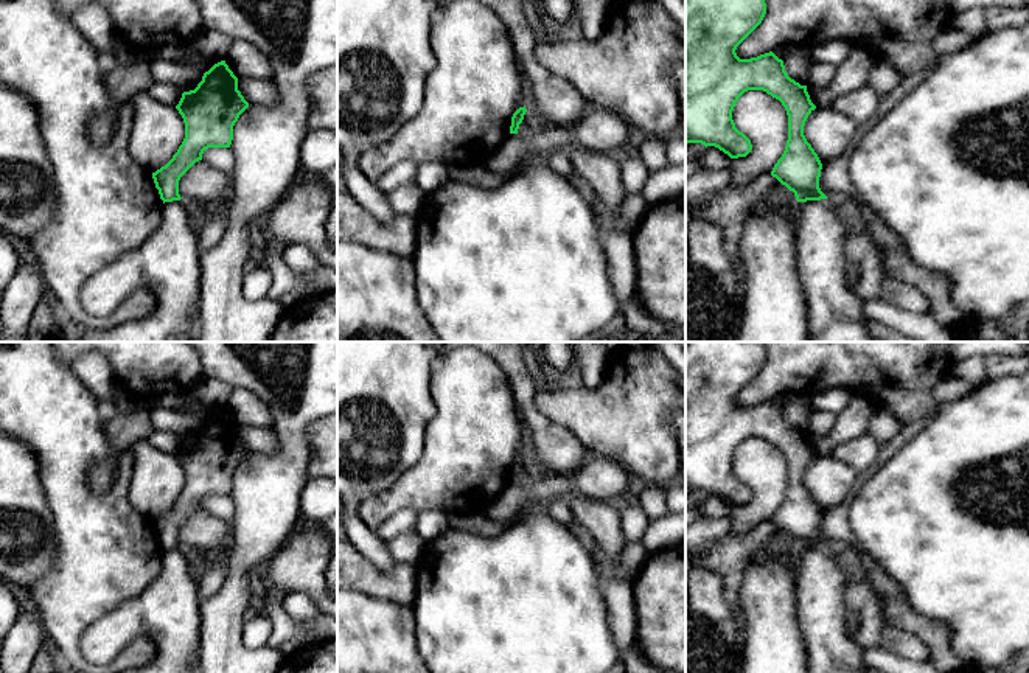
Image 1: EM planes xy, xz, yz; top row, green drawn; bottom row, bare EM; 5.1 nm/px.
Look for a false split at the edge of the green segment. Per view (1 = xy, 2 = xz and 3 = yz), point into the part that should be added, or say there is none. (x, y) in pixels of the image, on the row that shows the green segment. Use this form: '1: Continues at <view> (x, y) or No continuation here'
1: No continuation here
2: No continuation here
3: No continuation here

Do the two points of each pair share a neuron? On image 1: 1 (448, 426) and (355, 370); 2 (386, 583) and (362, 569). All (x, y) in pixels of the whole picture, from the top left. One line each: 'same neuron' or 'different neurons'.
1: different neurons
2: same neuron

